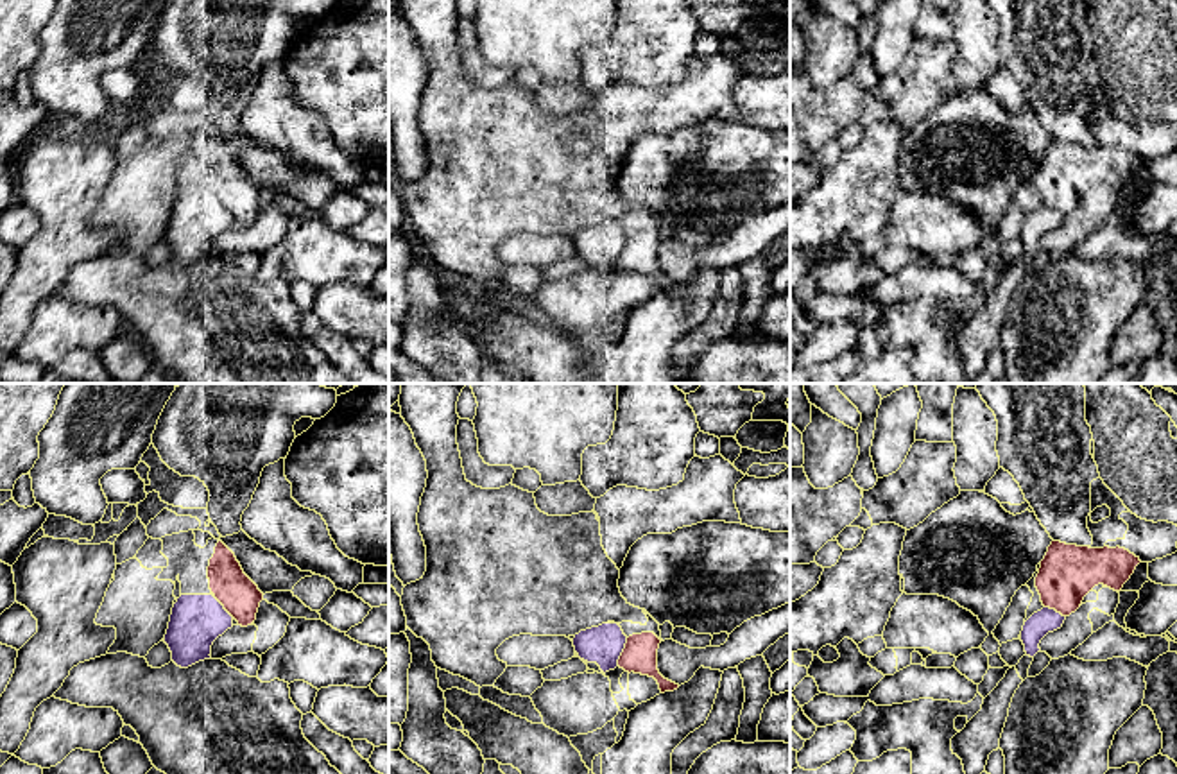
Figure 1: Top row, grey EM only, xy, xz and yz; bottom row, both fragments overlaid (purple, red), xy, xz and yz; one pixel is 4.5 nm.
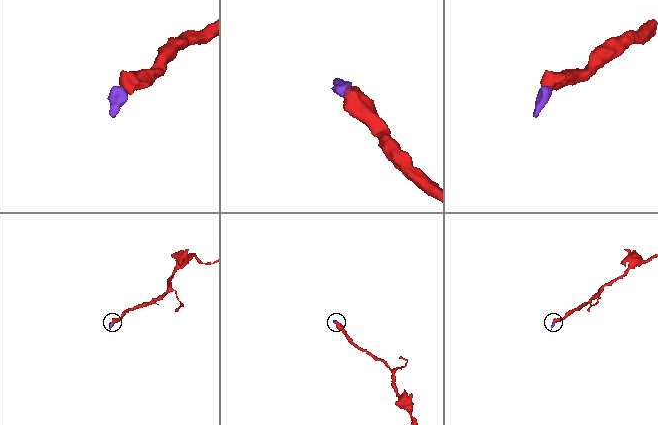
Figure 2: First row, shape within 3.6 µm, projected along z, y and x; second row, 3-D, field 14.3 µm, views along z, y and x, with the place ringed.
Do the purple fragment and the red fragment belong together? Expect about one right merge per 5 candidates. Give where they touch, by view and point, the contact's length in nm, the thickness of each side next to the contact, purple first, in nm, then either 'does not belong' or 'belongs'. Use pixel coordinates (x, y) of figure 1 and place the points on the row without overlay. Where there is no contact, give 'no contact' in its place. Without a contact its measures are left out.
meets purple in xz at (622, 249); contact 140 nm long; 170 nm thick on the purple side, 160 nm on the other; does not belong

